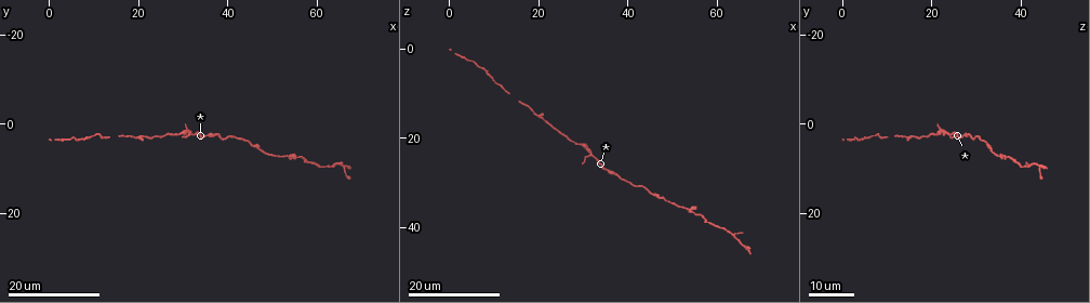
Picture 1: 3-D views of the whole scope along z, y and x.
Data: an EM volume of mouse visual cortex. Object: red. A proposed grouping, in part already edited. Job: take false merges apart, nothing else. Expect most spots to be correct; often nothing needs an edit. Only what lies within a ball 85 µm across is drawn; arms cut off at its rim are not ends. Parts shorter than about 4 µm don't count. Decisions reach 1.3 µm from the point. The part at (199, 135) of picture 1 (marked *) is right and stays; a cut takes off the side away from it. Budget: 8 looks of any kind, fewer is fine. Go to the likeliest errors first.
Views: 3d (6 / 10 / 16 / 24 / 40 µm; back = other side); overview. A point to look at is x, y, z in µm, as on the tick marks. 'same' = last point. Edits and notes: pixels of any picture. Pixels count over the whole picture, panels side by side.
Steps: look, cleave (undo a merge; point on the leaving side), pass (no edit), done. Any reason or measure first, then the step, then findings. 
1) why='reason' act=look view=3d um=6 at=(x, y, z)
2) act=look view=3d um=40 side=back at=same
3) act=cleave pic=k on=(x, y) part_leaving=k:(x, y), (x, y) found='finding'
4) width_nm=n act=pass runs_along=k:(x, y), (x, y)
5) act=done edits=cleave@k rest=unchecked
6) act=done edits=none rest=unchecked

act=look view=3d um=24 at=(32.0, 2.0, 23.5)

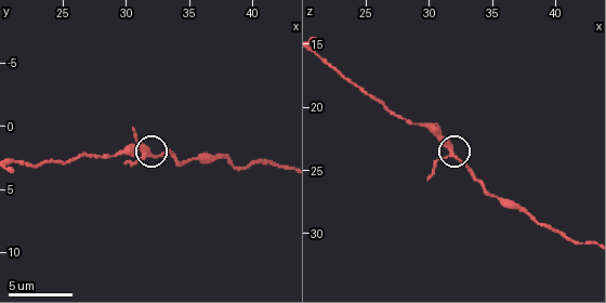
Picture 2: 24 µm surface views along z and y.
act=look view=3d um=10 at=(32.0, 2.0, 23.6)

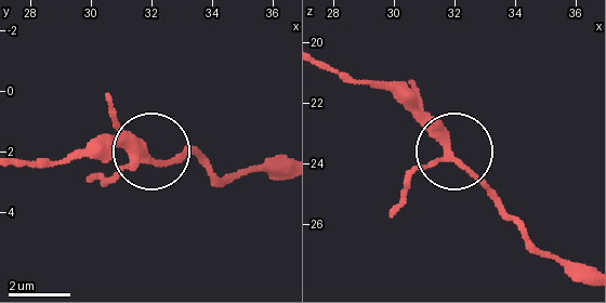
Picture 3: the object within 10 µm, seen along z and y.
act=pass runs_along=3:(505, 213), (395, 94) found='continuous, no second neuron'

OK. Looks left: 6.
why='narrows sharply' act=look view=3d um=16 at=(58.5, 8.5, 38.5)

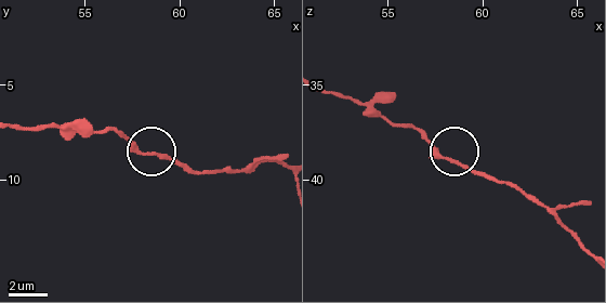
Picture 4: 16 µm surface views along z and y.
why='closer look' act=look view=3d um=6 at=(58.4, 8.6, 39.0)

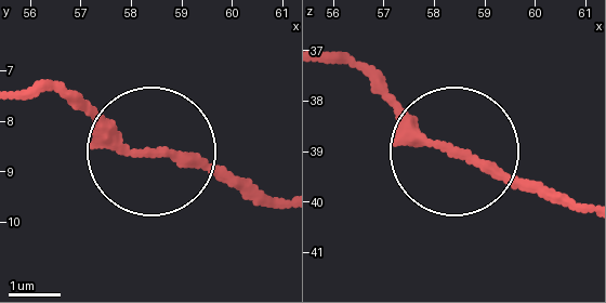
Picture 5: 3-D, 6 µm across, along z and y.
act=pass runs_along=5:(21, 92), (58, 96), (123, 152), (188, 156), (279, 195) found='continuous, no second neuron'

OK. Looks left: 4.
why='thick turns thin' act=look view=3d um=10 at=(37.6, 2.4, 28.2)

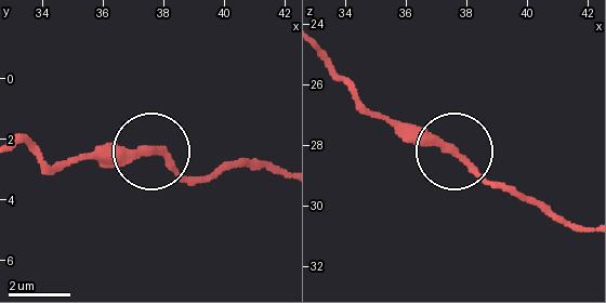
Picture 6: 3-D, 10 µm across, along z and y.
why='zoom in' act=look view=3d um=6 at=(37.6, 2.4, 28.2)

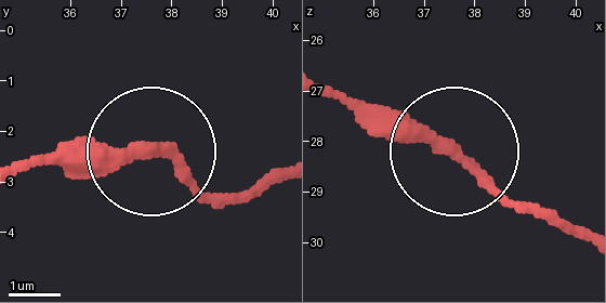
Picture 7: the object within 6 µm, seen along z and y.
act=pass found='one neuron here'

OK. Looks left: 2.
why='thick turns thin' act=look view=3d um=24 at=(47.0, 5.5, 33.5)

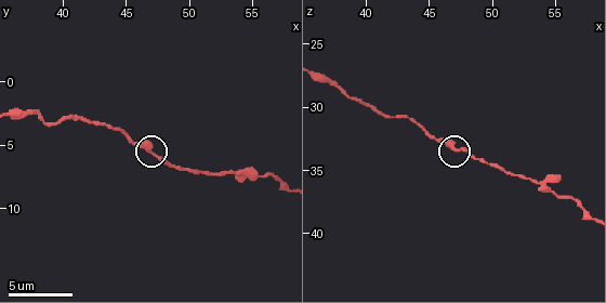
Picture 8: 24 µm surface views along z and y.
act=look view=3d um=10 at=(47.0, 5.4, 33.2)

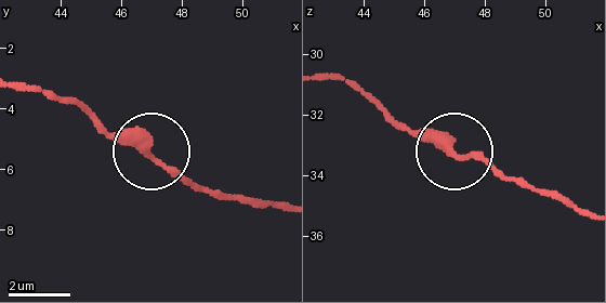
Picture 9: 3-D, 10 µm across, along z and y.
width_nm=250 act=pass found='continuous, no second neuron'

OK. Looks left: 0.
act=done edits=none rest=unchecked

